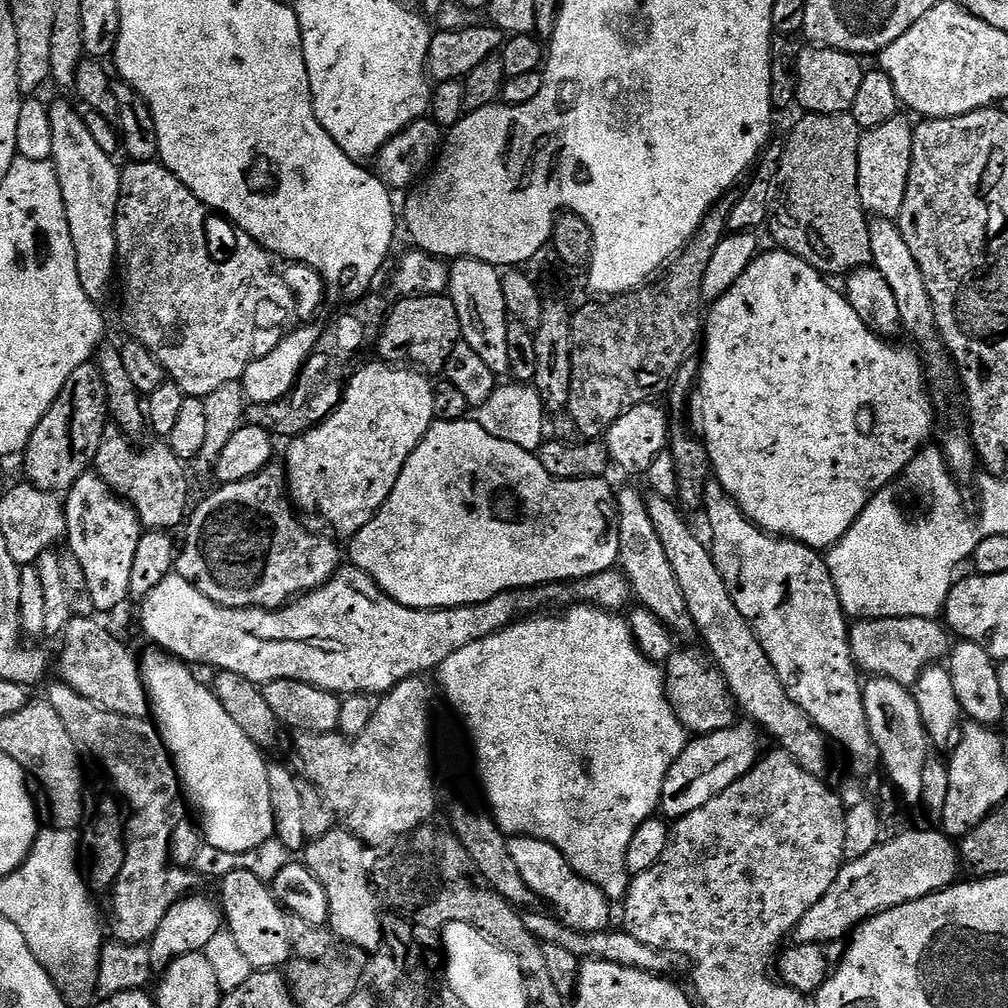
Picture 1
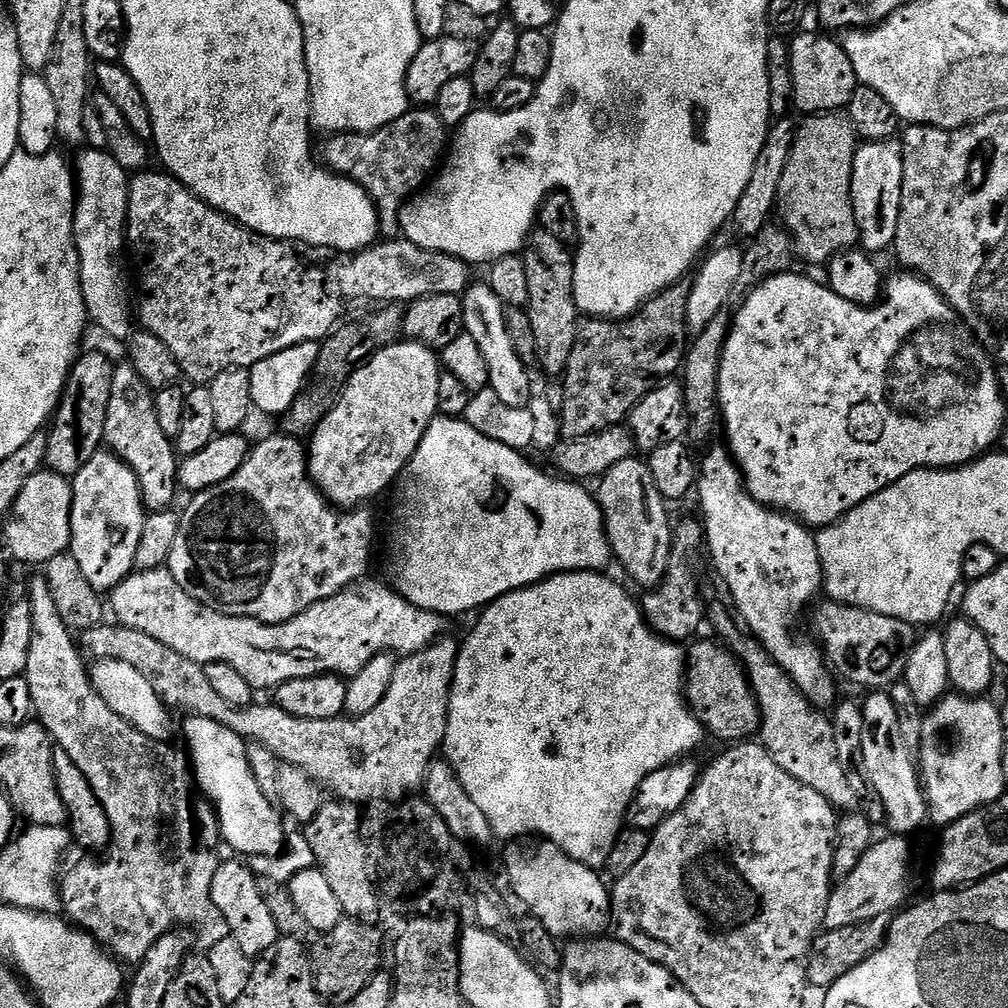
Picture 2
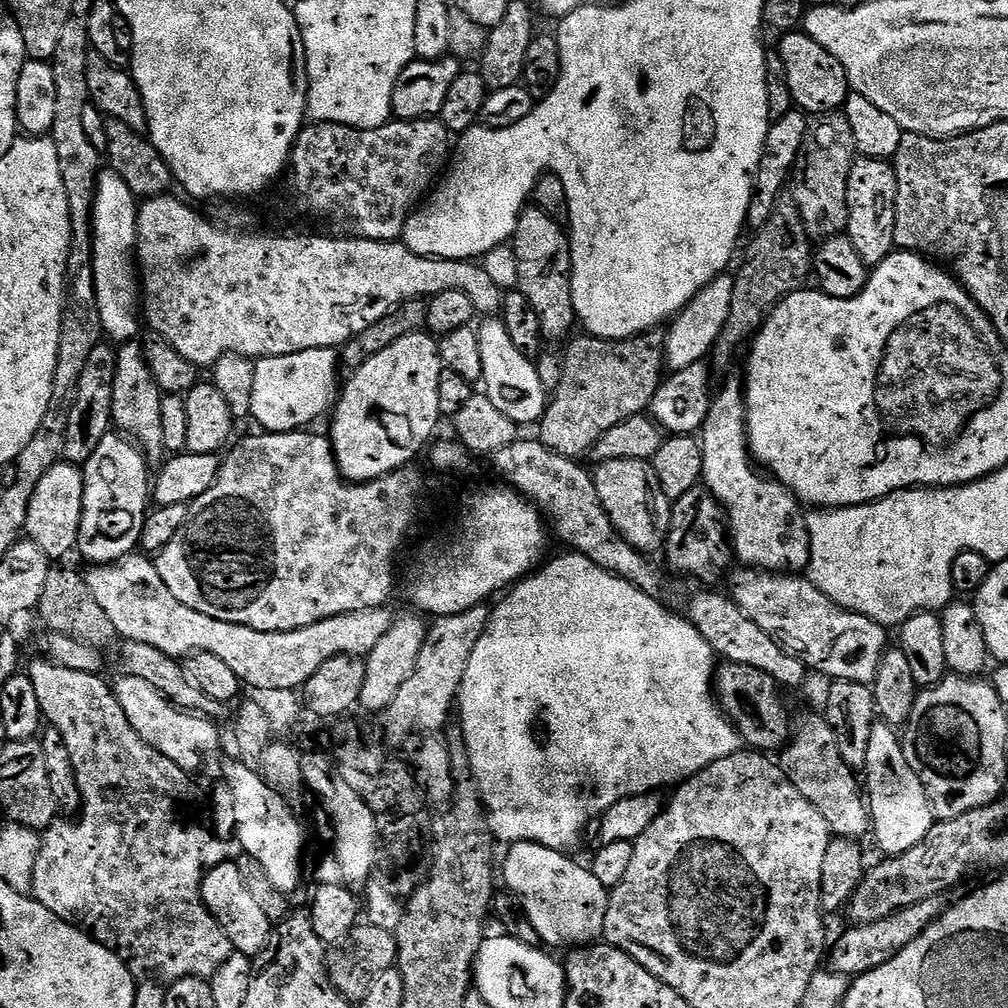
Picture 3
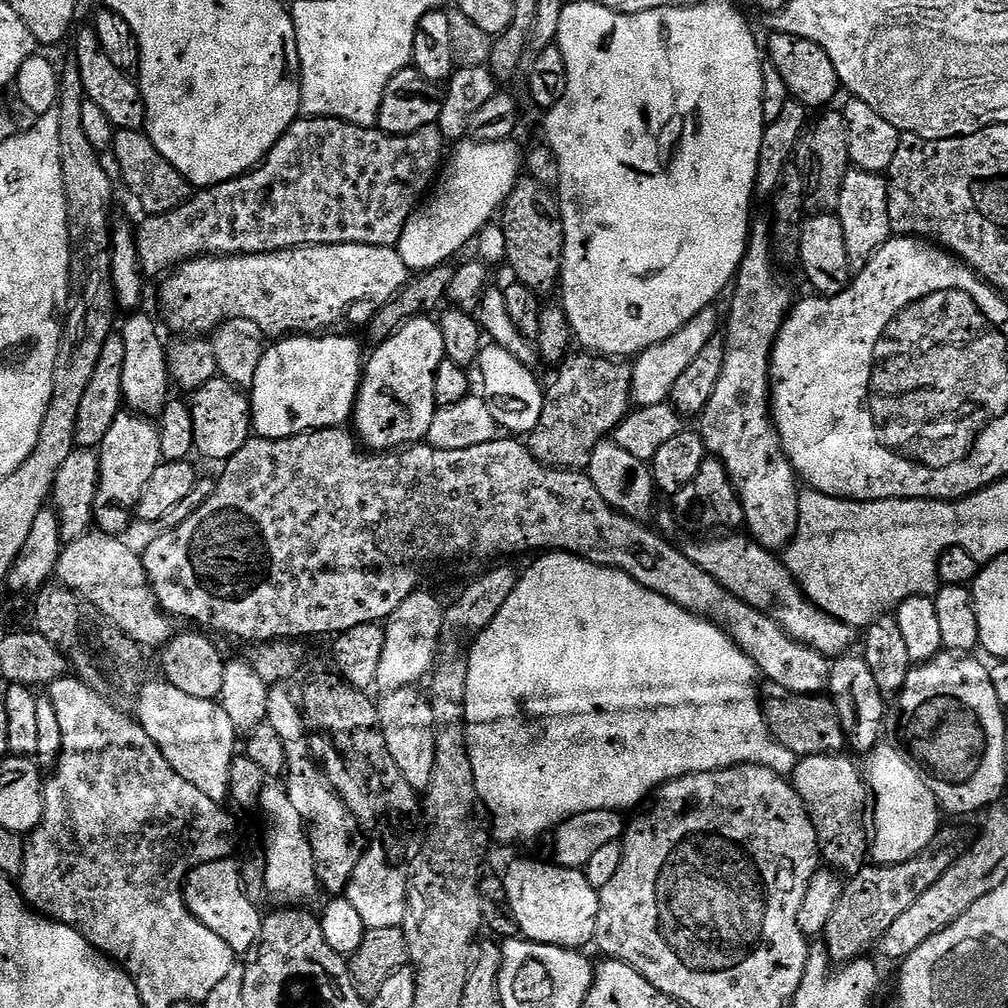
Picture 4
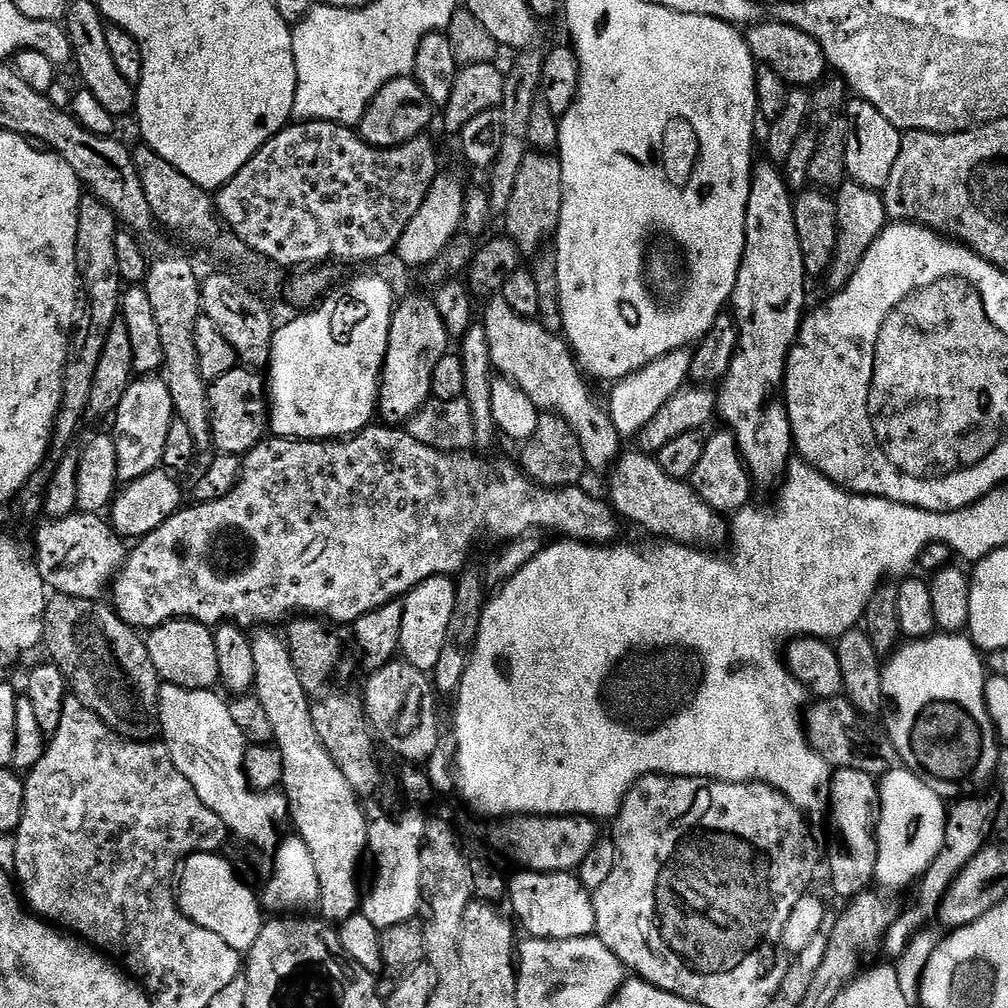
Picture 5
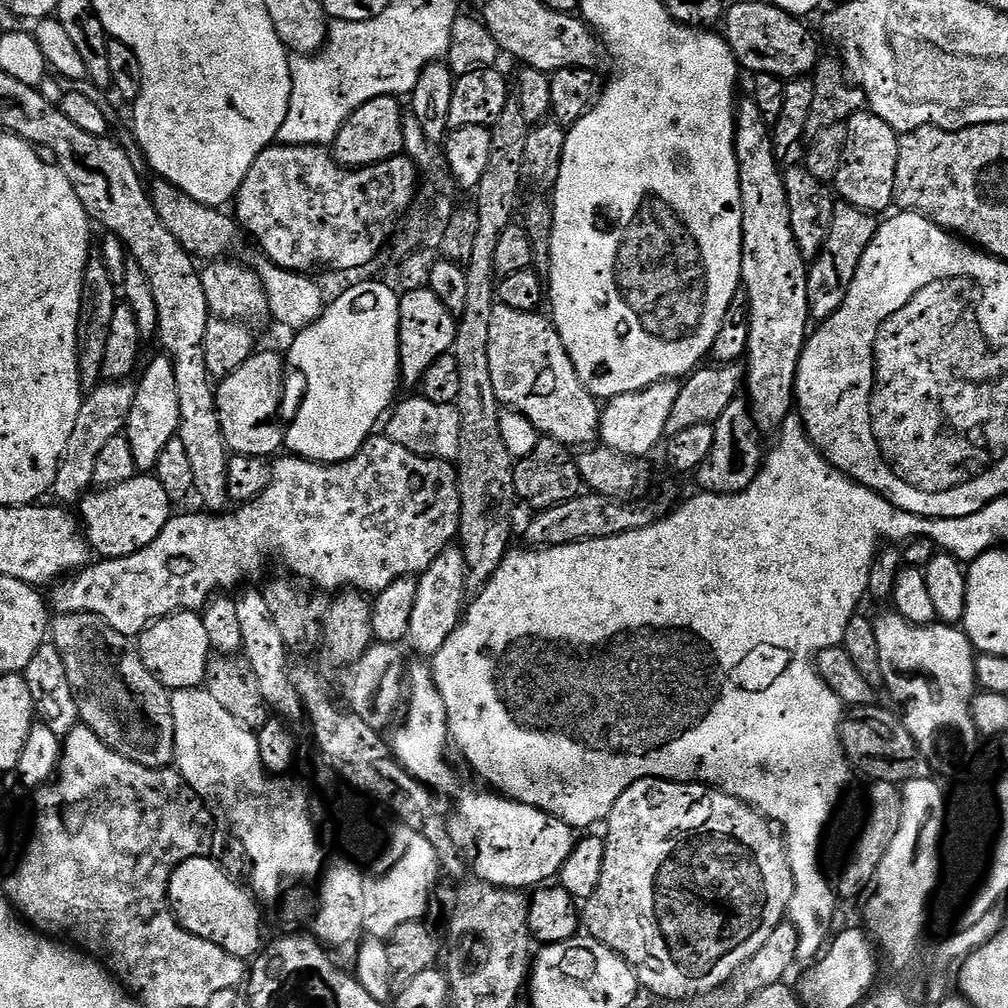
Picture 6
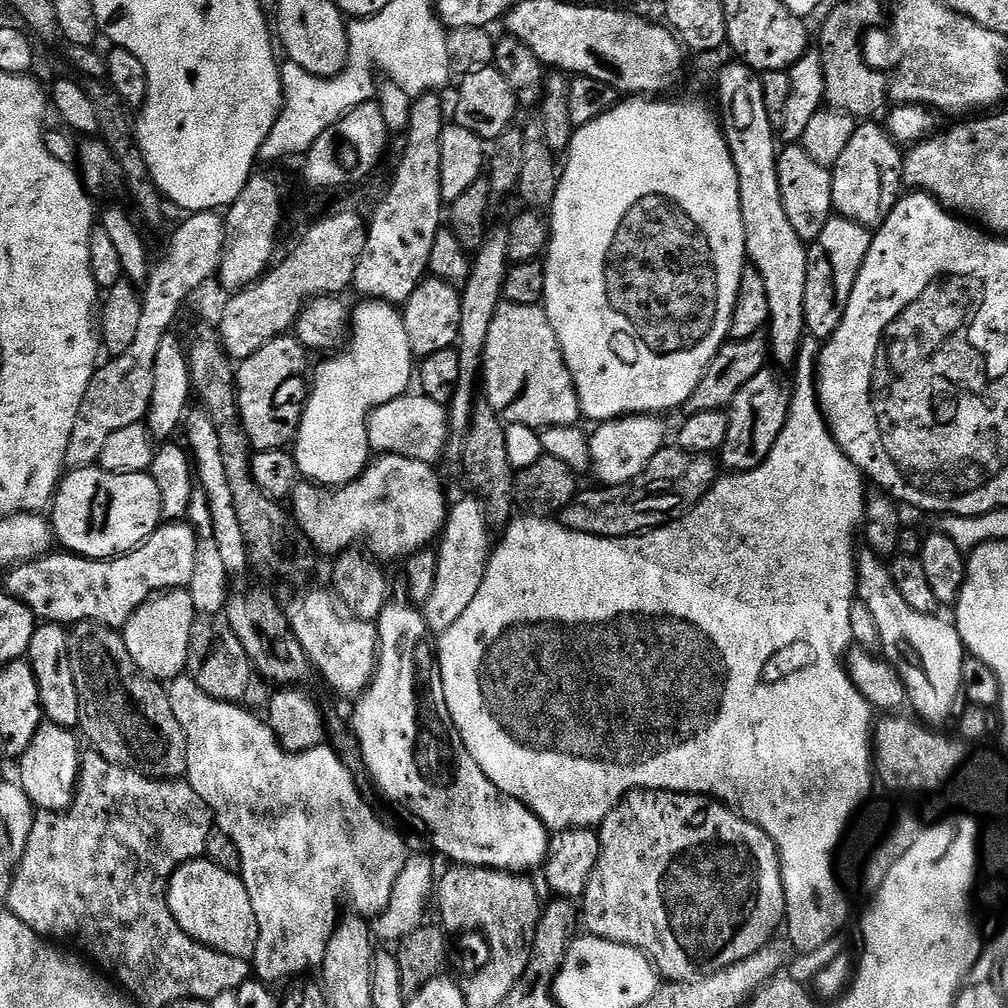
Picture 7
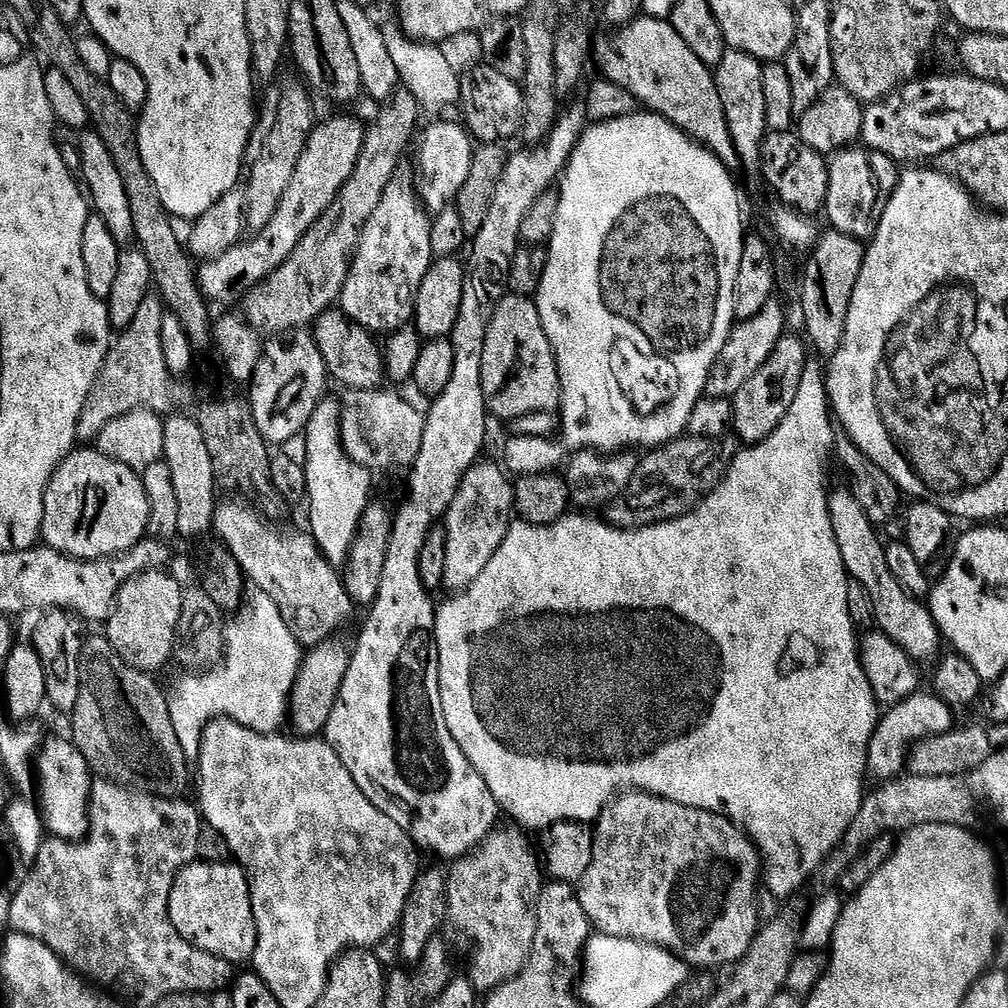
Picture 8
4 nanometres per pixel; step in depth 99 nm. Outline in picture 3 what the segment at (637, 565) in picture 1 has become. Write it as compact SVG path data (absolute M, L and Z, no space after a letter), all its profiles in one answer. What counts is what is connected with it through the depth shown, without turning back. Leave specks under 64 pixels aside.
M618 458L594 468L596 493L618 534L630 542L630 546L645 554L656 554L663 549L670 530L672 501L662 494L658 486L658 474L654 474L651 463L646 460Z

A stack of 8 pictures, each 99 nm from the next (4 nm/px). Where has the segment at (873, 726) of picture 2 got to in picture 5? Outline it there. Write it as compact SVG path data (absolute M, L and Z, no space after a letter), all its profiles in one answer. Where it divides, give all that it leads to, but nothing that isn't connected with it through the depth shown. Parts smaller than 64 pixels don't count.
M903 766L892 768L879 781L880 825L876 828L878 866L875 883L881 889L908 888L919 881L938 858L946 834L948 814L945 801L922 778Z

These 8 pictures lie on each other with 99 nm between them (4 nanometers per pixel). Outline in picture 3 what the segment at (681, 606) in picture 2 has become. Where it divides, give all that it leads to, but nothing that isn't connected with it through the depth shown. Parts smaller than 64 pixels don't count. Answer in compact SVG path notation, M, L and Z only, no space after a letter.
M698 486L672 501L670 530L662 549L662 556L668 559L669 569L677 568L692 580L701 580L701 585L712 586L720 576L720 568L731 569L734 553L728 534L728 518L724 506L714 498L709 488Z

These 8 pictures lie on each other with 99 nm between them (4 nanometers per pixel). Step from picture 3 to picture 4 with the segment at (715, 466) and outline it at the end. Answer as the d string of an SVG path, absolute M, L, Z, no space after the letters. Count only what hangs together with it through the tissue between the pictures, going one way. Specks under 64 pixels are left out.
M756 218L750 224L748 249L736 271L734 287L730 292L732 309L728 312L728 320L726 316L728 332L723 333L726 362L722 362L722 374L718 378L718 386L714 386L714 394L710 394L710 402L706 402L706 410L698 417L698 431L709 457L720 460L726 474L730 474L730 482L742 502L747 535L763 548L783 550L792 543L792 537L798 530L798 502L802 488L796 471L790 466L782 450L780 435L772 421L770 366L772 351L784 319L794 307L794 292L780 281L780 276L776 273L778 260L774 255L773 225L767 219L764 220Z

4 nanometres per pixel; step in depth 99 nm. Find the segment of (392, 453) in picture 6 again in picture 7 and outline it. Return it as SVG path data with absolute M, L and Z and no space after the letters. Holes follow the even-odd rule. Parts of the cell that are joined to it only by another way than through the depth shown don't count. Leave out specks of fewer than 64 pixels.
M380 454L369 459L358 479L338 489L329 490L311 482L297 483L290 497L295 527L315 551L317 548L329 558L339 556L346 548L363 545L377 561L403 561L429 547L448 521L450 500L444 497L444 484L436 470L414 458ZM164 522L133 552L114 556L111 560L88 560L67 550L56 550L49 555L40 556L37 560L17 564L5 575L9 576L5 578L2 588L13 598L24 603L41 621L71 626L81 624L84 620L92 620L95 624L104 624L107 628L120 630L132 617L134 610L138 610L138 606L142 606L144 601L151 600L161 592L170 592L173 588L187 589L190 578L194 574L195 557L196 534L192 531L191 524Z

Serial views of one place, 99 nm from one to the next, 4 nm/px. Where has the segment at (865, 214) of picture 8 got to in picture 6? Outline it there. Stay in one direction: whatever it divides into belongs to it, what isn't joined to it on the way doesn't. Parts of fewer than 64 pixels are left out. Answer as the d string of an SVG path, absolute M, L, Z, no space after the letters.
M861 110L847 121L848 137L842 154L842 166L834 181L834 192L843 203L853 204L863 212L887 213L894 204L894 174L898 174L900 136L878 114Z

